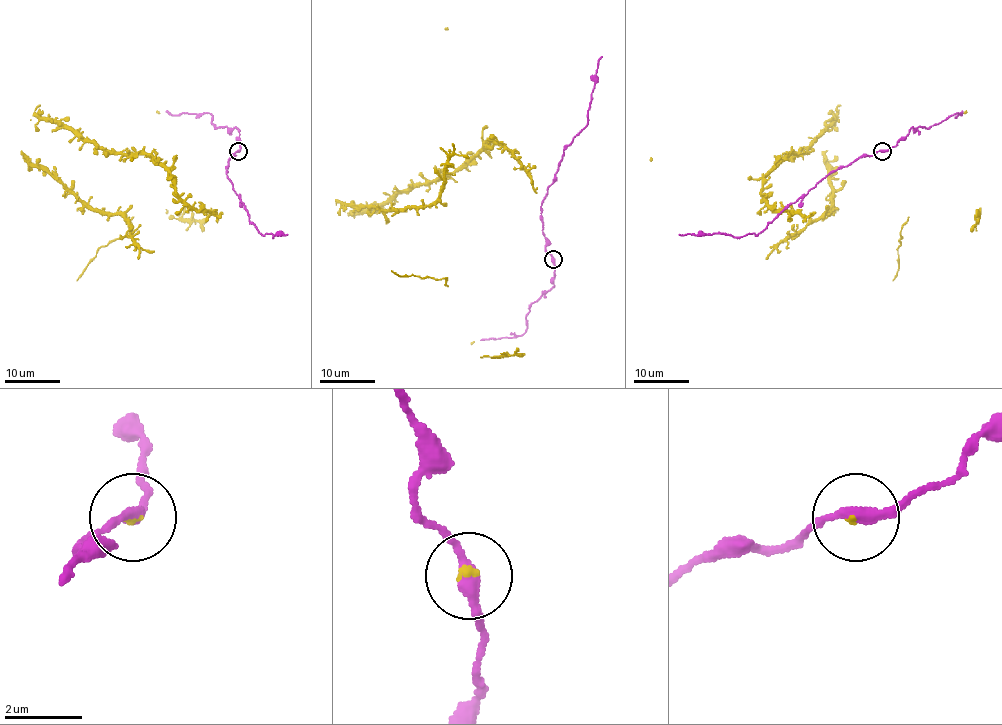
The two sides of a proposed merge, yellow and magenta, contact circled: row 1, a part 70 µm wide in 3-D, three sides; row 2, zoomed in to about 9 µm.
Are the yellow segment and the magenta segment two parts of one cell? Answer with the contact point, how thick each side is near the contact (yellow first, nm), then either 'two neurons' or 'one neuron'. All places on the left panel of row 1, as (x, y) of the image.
at (238, 151); 80 nm thick on the yellow side, 300 nm on the other; one neuron

